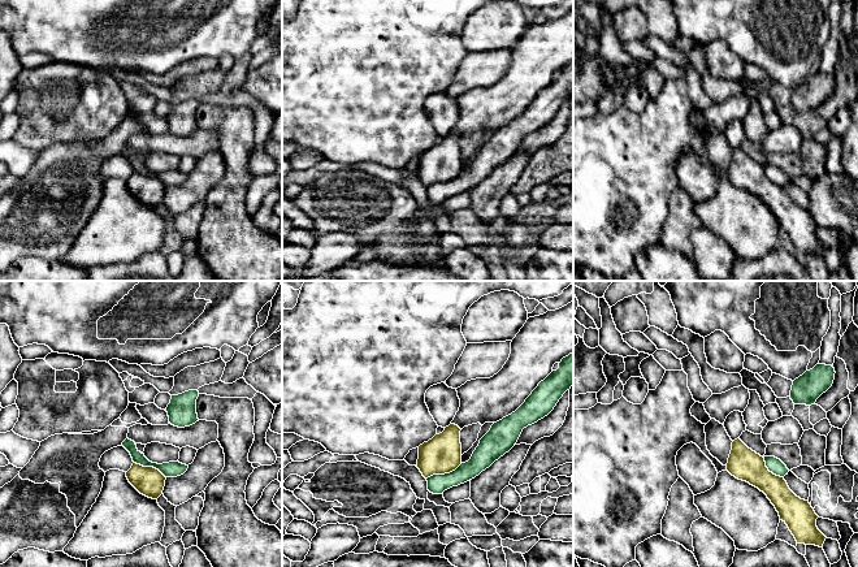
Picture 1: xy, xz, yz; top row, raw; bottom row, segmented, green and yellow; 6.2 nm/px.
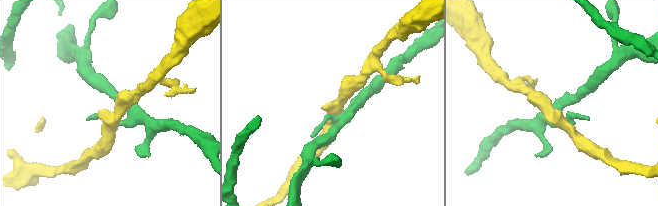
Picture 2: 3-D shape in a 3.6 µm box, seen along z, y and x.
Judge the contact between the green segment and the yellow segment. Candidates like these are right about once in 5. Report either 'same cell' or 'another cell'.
another cell

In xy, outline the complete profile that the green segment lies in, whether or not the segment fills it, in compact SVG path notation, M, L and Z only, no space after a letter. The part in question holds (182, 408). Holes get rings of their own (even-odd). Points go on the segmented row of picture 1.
M188 390L178 395L172 395L166 407L169 423L178 428L185 428L199 421L196 414L198 390Z

